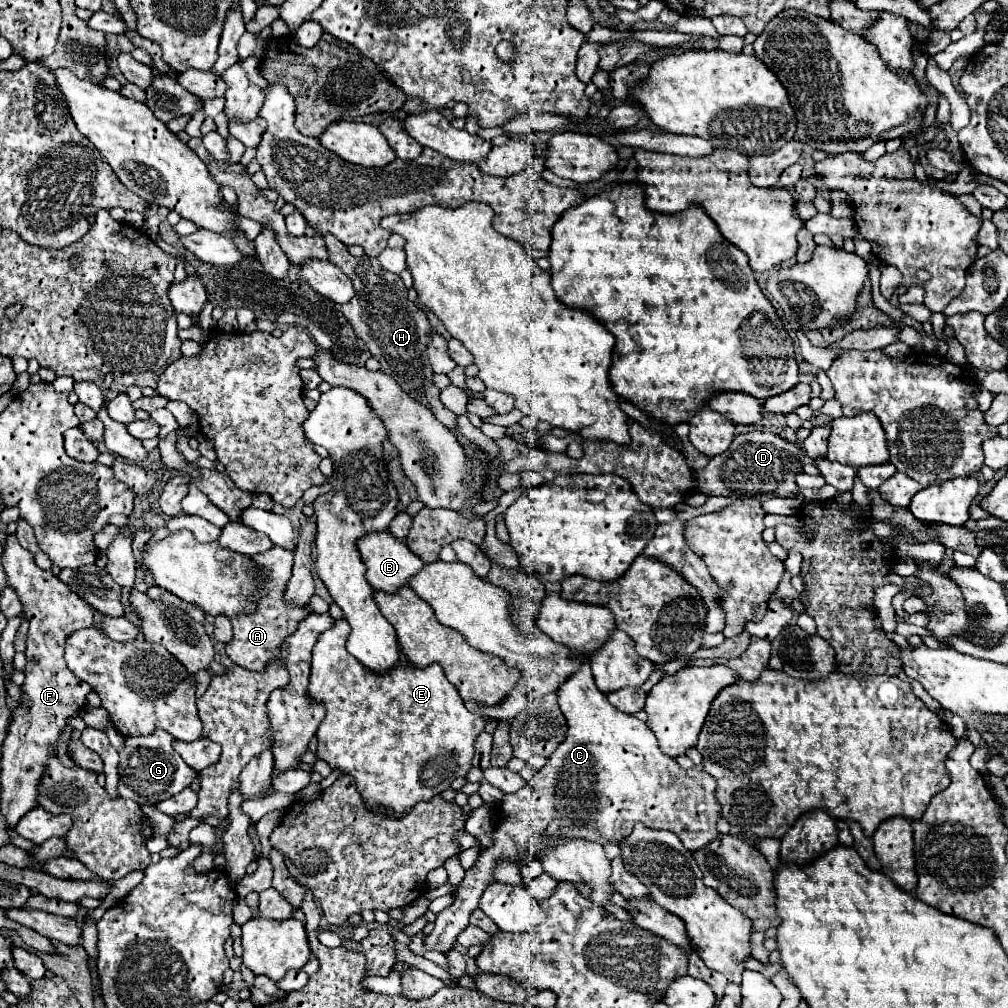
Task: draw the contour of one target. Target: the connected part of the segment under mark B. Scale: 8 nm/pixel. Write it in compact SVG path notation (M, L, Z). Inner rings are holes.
M371 532L371 536L363 536L363 540L359 540L357 548L363 564L367 566L367 582L375 590L391 594L397 588L405 586L407 580L423 568L419 556L415 556L403 544L403 540L397 540L389 532ZM371 542L381 542L381 544L377 544L375 546L377 550L371 552Z

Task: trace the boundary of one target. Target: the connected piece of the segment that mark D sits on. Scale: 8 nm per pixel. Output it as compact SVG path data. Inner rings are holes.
M753 428L747 434L735 436L727 452L713 456L703 470L695 472L695 490L705 496L755 498L759 502L769 498L793 498L797 490L795 476L801 472L803 456L805 452L799 446L769 430Z

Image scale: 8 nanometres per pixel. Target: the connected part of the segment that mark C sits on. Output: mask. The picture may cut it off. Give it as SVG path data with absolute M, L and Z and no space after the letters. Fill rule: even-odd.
M583 664L579 672L573 672L559 688L557 688L557 700L559 708L567 718L567 736L565 740L555 748L555 752L547 758L547 764L533 776L531 782L527 782L521 790L513 794L505 794L501 802L501 810L509 814L507 820L501 820L495 826L493 832L493 846L483 850L479 854L477 864L467 870L465 880L461 888L455 892L455 902L437 914L435 928L425 938L425 950L435 950L441 954L447 954L457 934L463 932L469 926L469 916L479 904L479 896L483 890L493 882L493 868L499 858L511 860L519 864L523 854L529 854L533 858L539 858L539 848L543 848L543 842L547 838L583 838L597 844L619 844L623 838L627 838L637 822L645 824L653 830L669 830L677 834L677 838L683 842L689 850L699 850L707 842L711 842L717 832L717 820L721 816L719 802L715 798L715 780L699 768L681 768L675 760L669 756L663 756L659 752L659 742L655 740L655 734L647 728L645 722L637 720L635 716L629 716L625 712L619 712L613 708L603 692L593 682L589 664Z

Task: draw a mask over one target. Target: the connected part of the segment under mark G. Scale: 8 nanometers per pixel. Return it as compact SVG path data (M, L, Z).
M155 730L151 736L131 736L125 738L123 750L119 750L119 782L117 782L117 794L121 798L131 798L137 804L157 804L161 800L167 800L175 792L185 790L193 778L197 776L195 770L187 768L183 760L179 760L179 754L171 746L173 736L161 730Z

